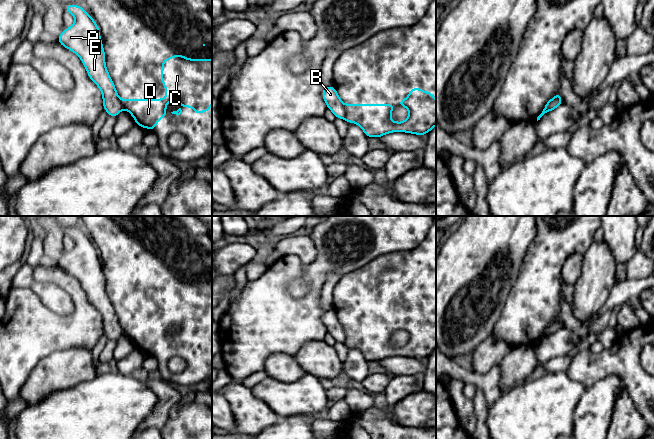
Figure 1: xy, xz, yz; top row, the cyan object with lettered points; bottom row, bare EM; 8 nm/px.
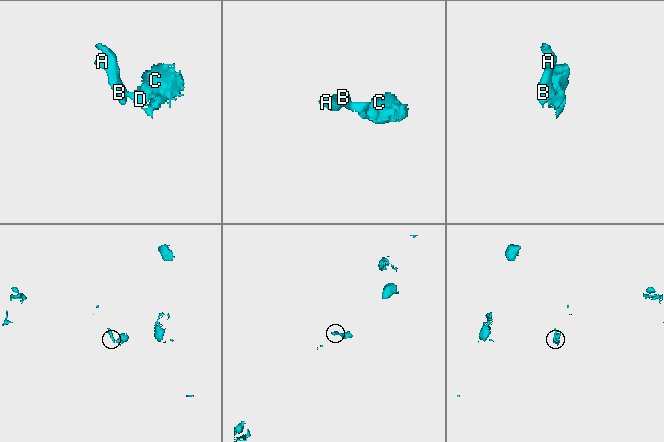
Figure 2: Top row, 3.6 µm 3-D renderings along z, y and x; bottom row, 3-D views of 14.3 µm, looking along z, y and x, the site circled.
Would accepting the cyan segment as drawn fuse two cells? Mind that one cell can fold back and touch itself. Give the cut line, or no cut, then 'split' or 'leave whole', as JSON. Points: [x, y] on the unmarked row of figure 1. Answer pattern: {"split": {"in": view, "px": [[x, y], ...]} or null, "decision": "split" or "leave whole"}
{"split": {"in": "xz", "px": [[344, 329], [345, 341]]}, "decision": "split"}

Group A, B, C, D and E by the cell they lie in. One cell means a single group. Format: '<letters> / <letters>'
A B E / C D

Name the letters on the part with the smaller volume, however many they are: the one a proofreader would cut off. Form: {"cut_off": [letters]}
{"cut_off": ["A", "B", "E"]}

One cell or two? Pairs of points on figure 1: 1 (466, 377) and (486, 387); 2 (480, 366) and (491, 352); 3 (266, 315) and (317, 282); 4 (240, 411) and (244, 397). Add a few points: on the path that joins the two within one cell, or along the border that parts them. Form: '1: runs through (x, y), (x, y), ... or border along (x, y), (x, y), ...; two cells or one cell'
1: runs through (471, 377), (481, 382); one cell
2: runs through (481, 363), (488, 355); one cell
3: runs through (281, 315), (292, 315), (310, 297); one cell
4: runs through (243, 408), (244, 400); one cell

